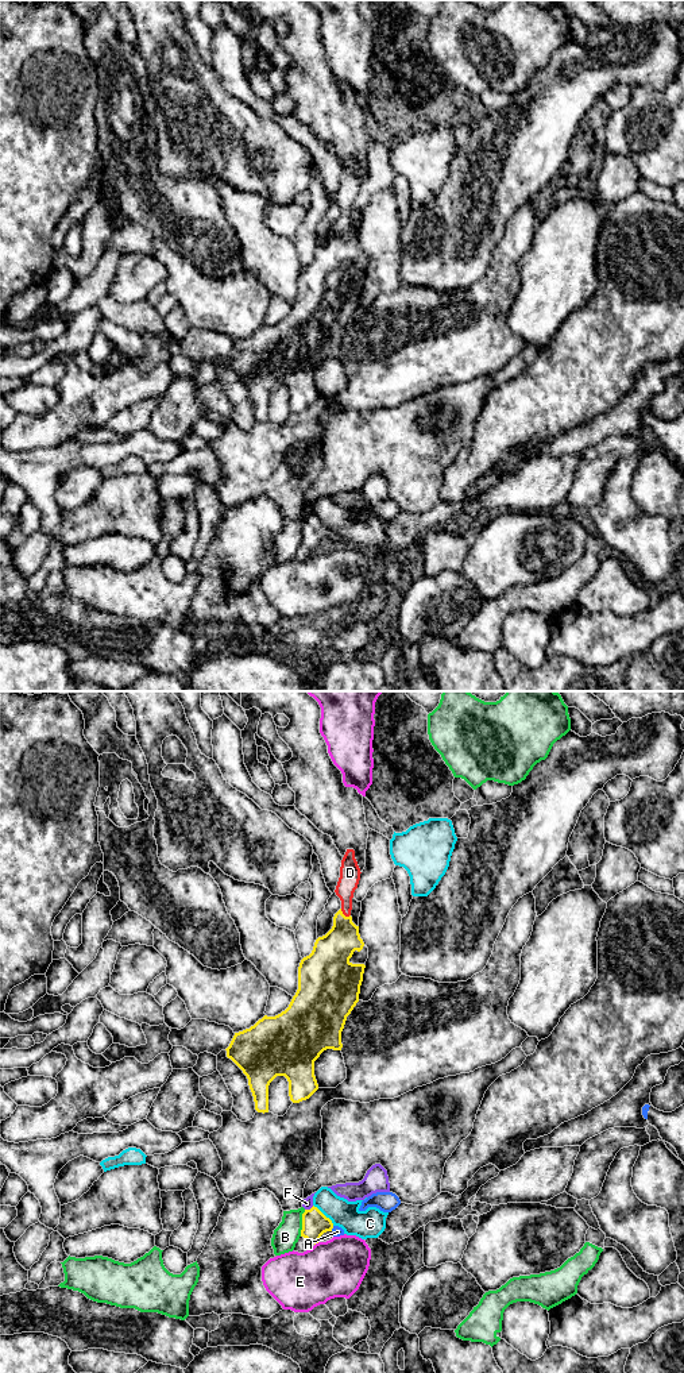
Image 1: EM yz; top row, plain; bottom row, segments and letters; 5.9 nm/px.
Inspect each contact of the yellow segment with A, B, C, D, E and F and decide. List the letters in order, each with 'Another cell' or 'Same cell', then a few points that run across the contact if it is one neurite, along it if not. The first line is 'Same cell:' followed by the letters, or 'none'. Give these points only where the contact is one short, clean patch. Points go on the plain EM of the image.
Same cell: D
A: Another cell. Line: yz (333, 535), (331, 539)
B: Another cell
C: Another cell
D: Same cell. Line: yz (331, 262), (343, 247), (343, 223), (350, 182)
E: Another cell
F: Another cell. Line: yz (313, 515), (305, 519)

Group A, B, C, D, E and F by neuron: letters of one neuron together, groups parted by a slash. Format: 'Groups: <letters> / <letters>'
Groups: A / B / C / D / E / F

